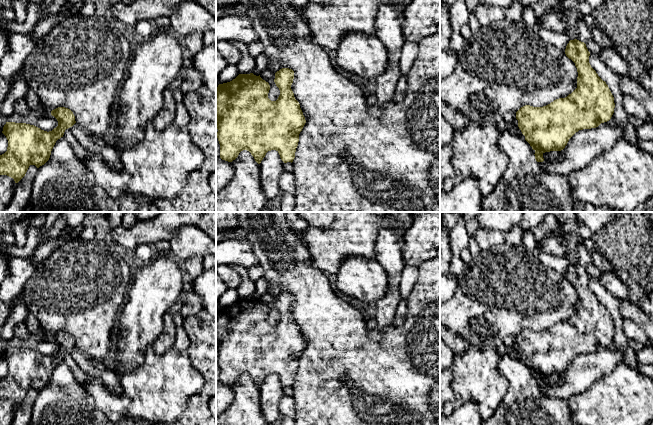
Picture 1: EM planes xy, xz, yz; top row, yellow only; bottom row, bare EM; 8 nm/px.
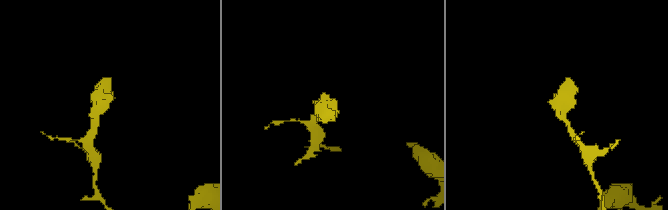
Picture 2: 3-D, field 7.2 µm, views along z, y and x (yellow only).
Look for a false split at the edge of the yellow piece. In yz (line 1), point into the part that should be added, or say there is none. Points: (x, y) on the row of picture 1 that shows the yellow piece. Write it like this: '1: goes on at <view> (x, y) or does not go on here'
1: does not go on here

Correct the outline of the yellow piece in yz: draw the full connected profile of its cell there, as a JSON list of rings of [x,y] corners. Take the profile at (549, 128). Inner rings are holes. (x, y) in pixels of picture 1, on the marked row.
[[[577,39],[570,40],[565,49],[566,56],[577,68],[577,88],[565,98],[559,98],[543,107],[525,105],[516,112],[518,127],[525,140],[535,151],[537,162],[543,162],[543,154],[550,151],[561,151],[569,139],[579,130],[598,127],[611,119],[615,103],[614,97],[606,84],[589,63],[590,52],[586,44]]]

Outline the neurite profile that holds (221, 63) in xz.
[[[216,45],[216,78],[228,66],[228,61],[223,57]]]

